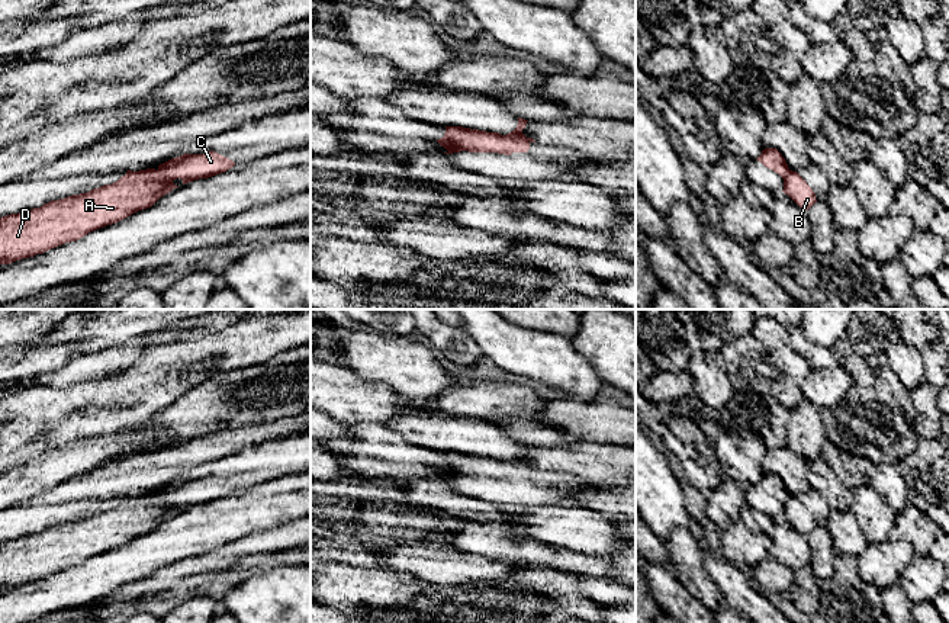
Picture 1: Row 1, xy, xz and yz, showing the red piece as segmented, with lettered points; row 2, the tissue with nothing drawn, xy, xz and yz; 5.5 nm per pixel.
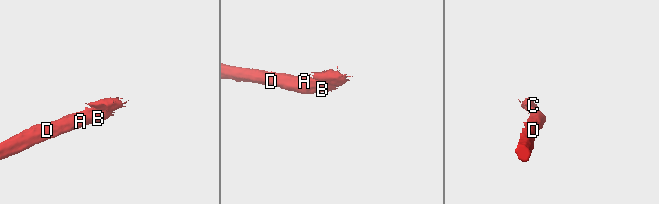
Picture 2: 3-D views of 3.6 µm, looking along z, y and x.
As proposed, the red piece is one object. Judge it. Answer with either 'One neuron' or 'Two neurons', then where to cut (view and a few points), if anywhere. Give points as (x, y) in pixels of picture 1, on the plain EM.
Two neurons. Split along xz (491, 458), (520, 462), (527, 466)

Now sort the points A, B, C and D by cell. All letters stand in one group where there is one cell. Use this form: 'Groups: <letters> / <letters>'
Groups: A B D / C

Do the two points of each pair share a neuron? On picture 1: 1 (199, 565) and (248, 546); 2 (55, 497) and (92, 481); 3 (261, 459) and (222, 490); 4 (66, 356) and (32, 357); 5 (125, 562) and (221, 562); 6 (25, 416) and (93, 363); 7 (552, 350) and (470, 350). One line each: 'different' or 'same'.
1: same
2: same
3: same
4: same
5: different
6: different
7: different

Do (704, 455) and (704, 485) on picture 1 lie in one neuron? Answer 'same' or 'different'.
same

